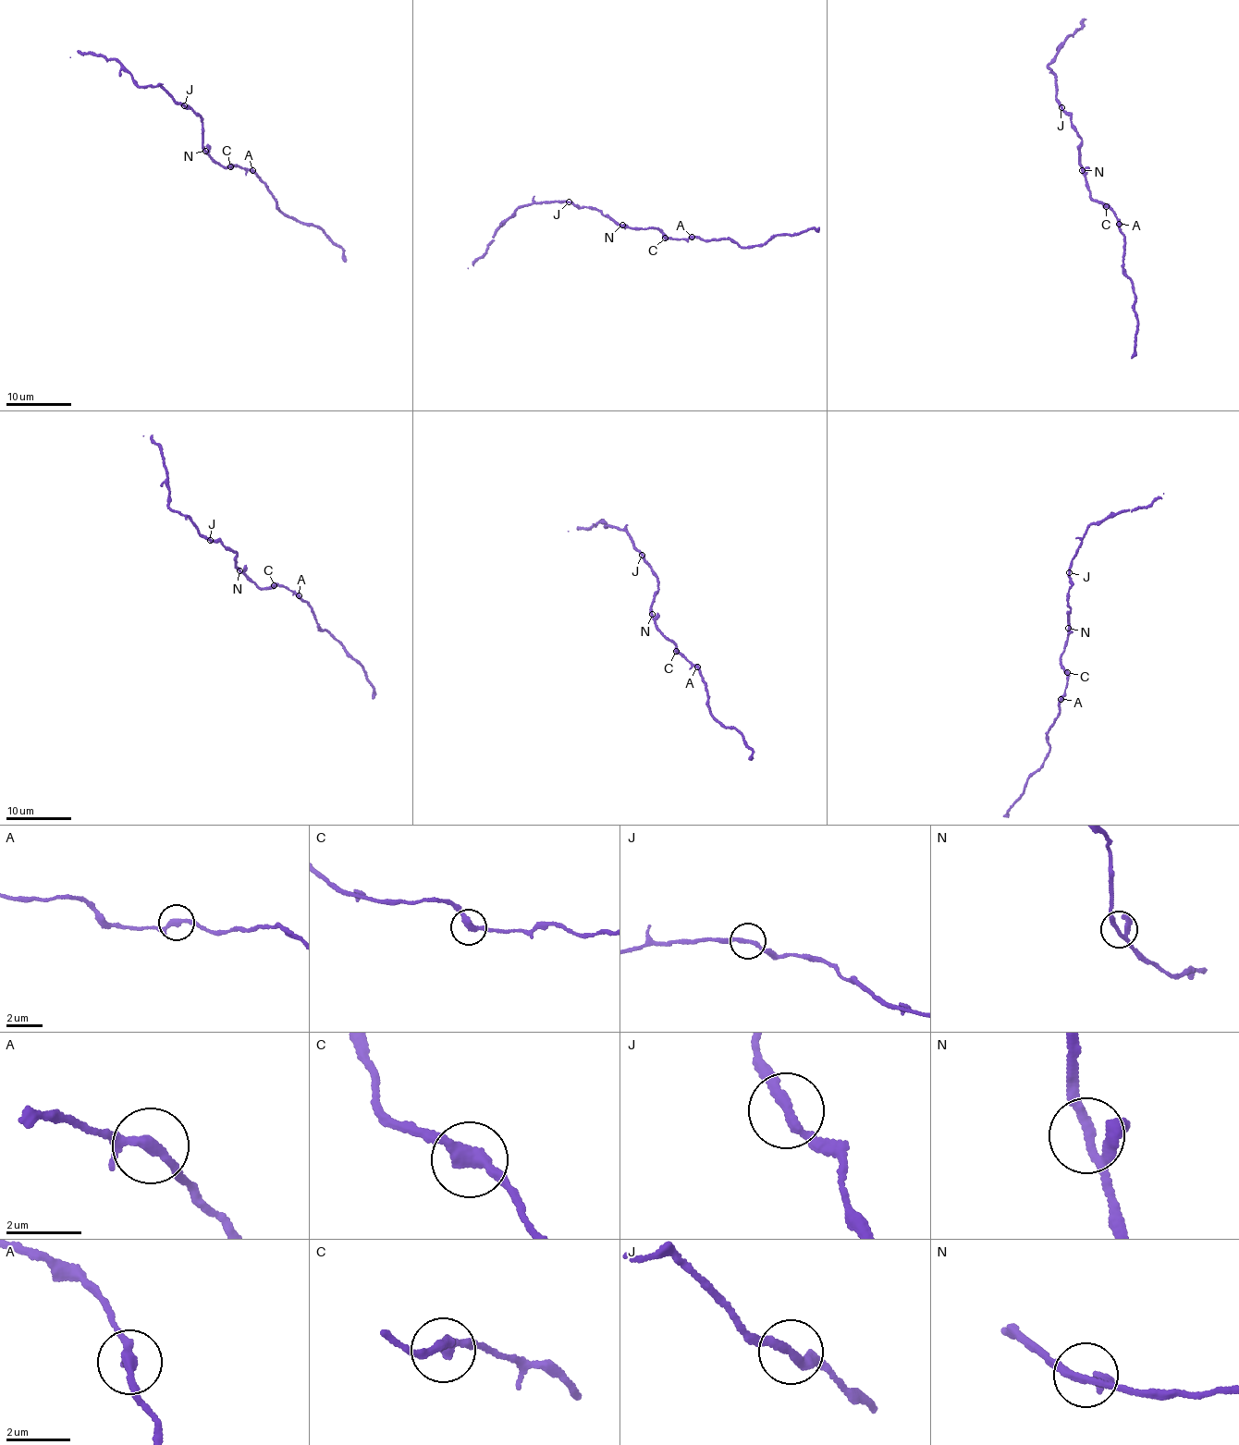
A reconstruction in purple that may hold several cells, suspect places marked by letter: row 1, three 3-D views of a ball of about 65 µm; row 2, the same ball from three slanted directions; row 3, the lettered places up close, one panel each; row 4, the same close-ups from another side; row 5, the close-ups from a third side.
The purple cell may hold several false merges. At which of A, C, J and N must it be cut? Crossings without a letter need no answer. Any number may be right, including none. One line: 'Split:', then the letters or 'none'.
Split: none

